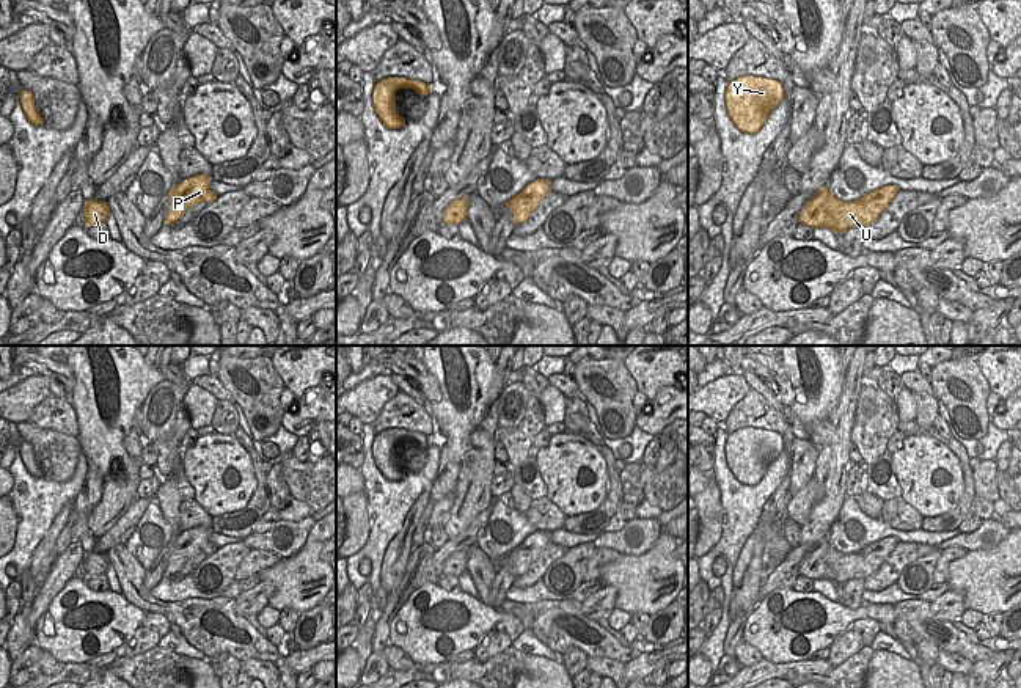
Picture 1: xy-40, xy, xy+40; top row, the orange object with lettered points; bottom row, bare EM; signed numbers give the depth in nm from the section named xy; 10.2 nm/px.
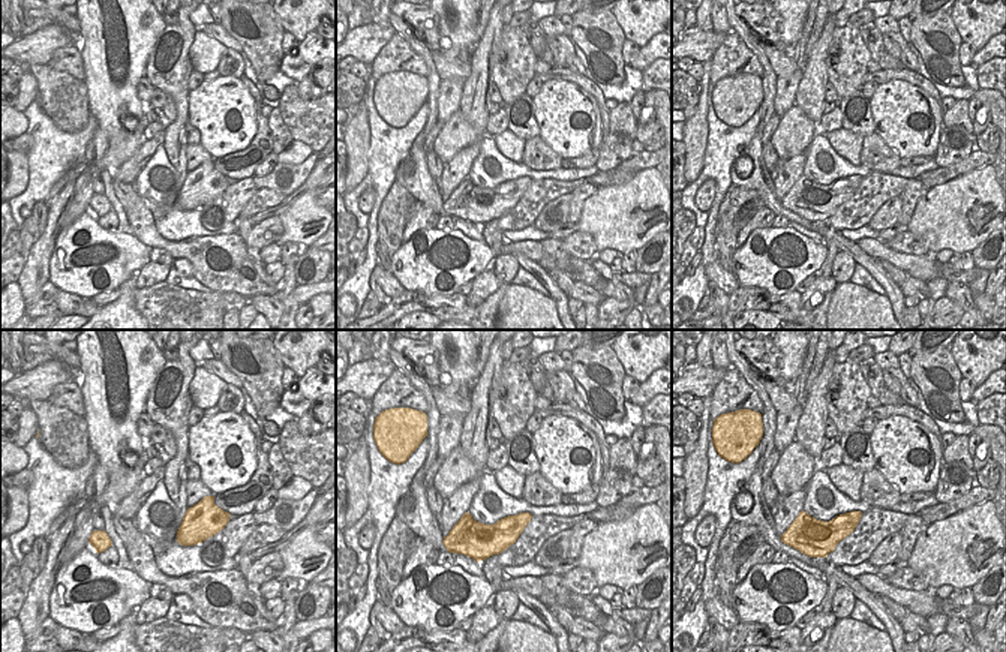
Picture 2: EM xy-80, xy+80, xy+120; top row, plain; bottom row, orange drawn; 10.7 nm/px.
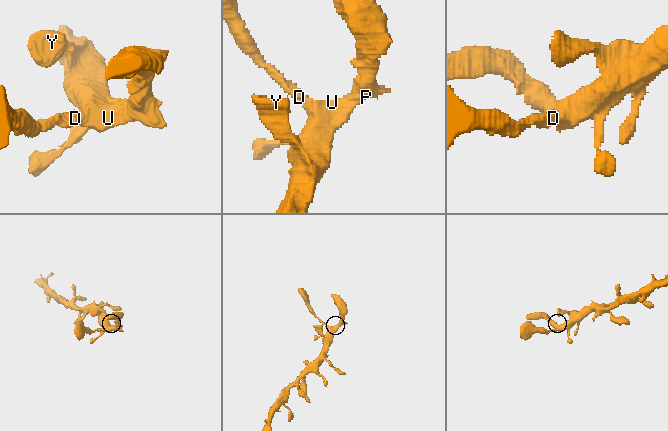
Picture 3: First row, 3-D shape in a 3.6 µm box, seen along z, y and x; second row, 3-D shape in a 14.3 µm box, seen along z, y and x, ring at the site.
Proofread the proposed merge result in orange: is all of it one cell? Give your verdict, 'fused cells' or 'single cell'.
single cell

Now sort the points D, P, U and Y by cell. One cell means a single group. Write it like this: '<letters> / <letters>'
D P U Y

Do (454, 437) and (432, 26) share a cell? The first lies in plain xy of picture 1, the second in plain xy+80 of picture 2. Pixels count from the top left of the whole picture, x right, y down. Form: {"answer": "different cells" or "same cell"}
{"answer": "different cells"}

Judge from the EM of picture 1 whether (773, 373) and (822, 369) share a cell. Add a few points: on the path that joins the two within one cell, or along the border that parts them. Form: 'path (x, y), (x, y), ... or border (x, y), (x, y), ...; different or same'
border (781, 362), (795, 390), (795, 401), (789, 407); different

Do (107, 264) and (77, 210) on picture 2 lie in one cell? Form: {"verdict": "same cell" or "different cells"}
{"verdict": "different cells"}

